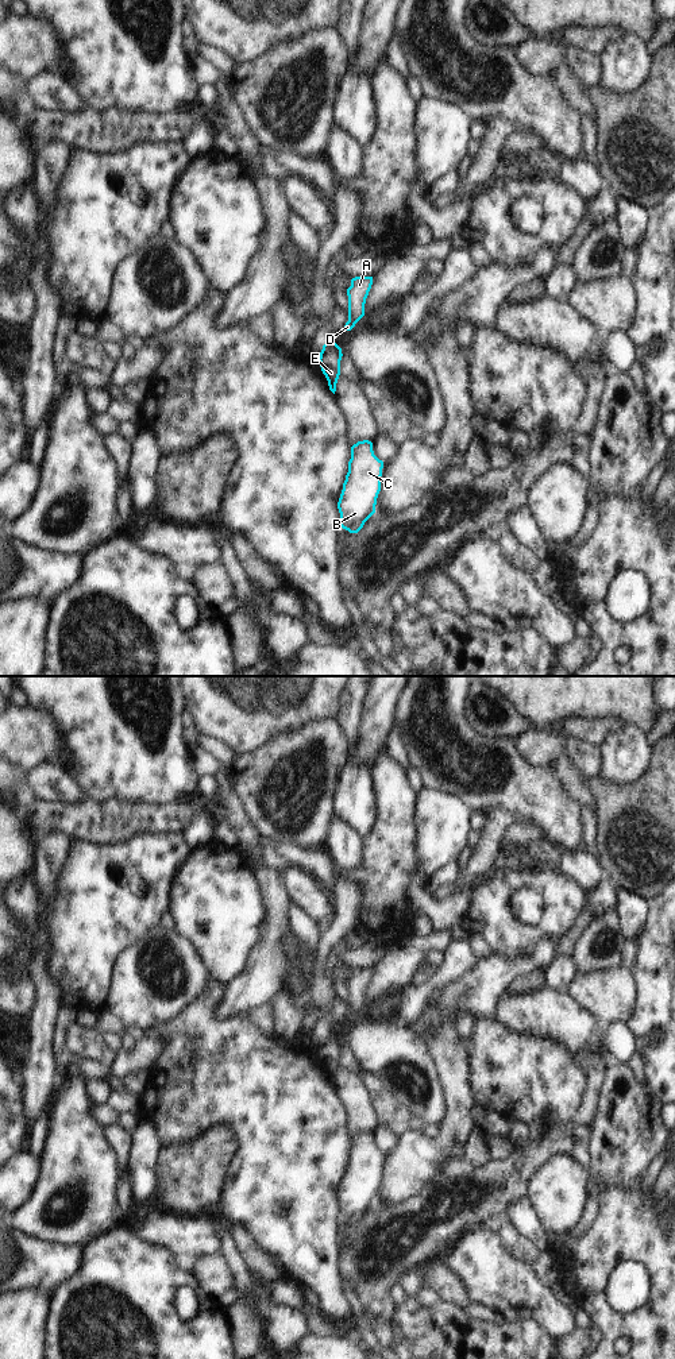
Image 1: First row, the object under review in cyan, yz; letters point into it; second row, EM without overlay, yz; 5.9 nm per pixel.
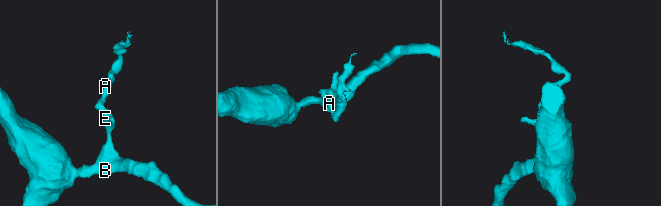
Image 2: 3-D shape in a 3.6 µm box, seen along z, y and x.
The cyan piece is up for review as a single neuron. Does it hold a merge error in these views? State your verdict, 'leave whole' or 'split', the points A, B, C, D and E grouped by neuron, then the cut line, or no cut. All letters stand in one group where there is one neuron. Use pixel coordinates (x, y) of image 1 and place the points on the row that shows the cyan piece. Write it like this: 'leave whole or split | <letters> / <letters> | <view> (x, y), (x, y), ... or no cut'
split | A D / B C E | yz (326, 343), (338, 347)

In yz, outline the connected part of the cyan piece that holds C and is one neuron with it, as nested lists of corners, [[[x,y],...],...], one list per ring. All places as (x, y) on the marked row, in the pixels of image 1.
[[[358,441],[351,447],[348,472],[338,502],[340,526],[350,533],[358,533],[375,513],[382,468],[383,462],[374,455],[371,441]]]

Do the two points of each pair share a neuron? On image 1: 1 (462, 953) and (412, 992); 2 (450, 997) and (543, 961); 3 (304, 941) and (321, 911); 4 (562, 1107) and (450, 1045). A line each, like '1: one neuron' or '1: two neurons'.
1: one neuron
2: one neuron
3: two neurons
4: two neurons

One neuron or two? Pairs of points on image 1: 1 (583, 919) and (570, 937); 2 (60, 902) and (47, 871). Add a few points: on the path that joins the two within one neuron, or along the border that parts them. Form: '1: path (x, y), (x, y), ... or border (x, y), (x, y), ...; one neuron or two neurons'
1: path (581, 923), (574, 933); one neuron
2: border (65, 852), (54, 879), (42, 885); two neurons

